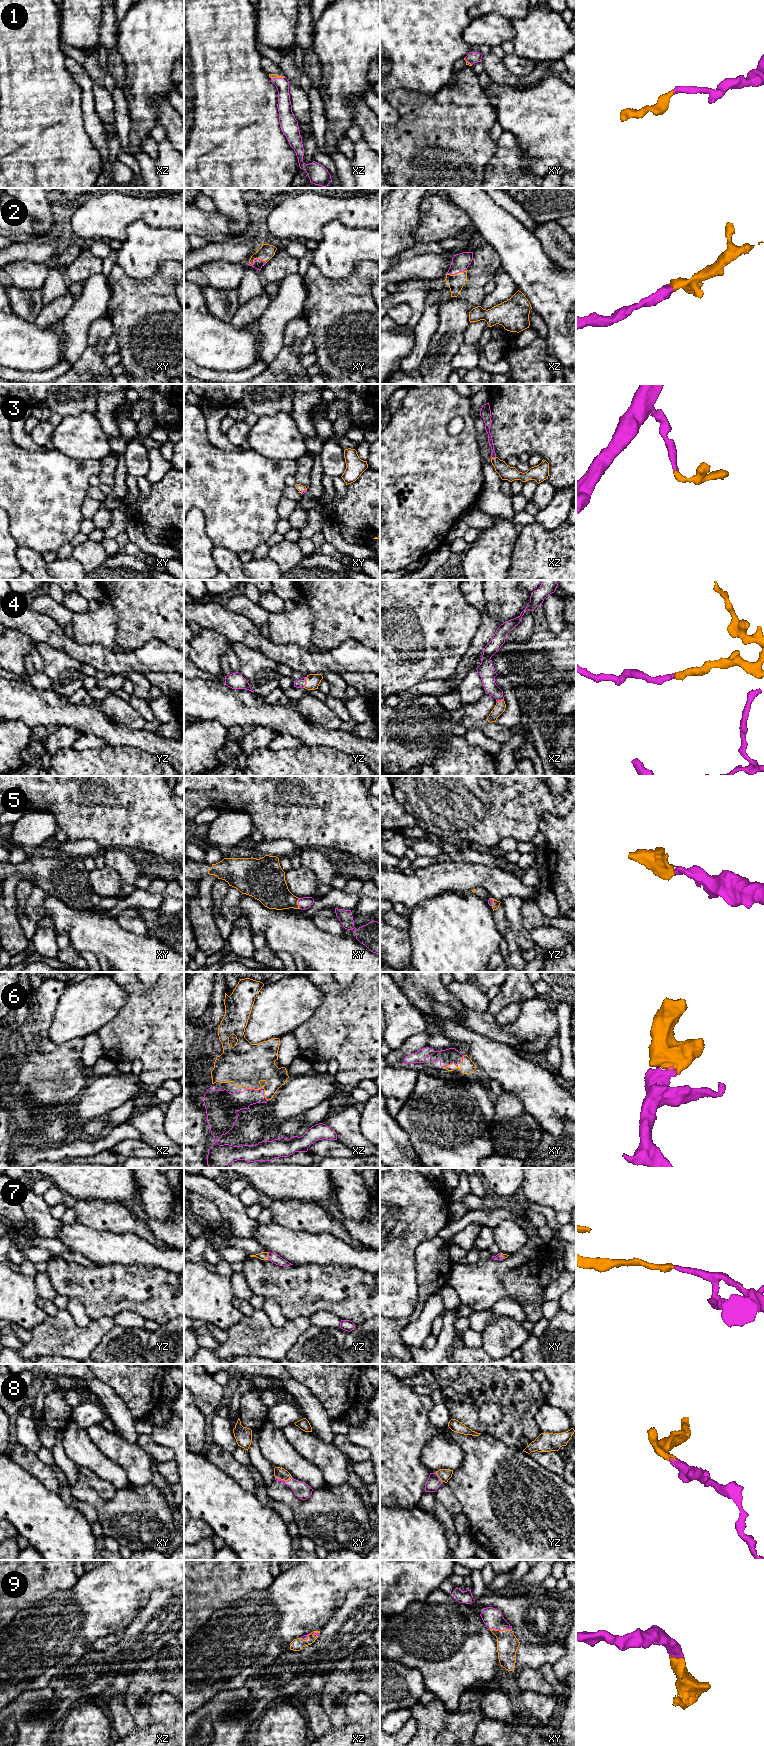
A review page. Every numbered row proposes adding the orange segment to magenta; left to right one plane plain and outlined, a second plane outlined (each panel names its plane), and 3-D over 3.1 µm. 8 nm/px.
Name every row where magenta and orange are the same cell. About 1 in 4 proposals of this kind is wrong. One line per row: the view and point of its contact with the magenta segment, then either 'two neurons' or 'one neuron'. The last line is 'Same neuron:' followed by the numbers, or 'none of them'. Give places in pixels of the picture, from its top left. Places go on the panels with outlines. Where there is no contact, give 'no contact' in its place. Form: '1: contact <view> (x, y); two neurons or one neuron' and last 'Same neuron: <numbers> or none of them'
1: contact xz (277, 78); one neuron
2: contact xy (257, 259); one neuron
3: contact xz (493, 457); one neuron
4: contact yz (305, 682); one neuron
5: contact xy (298, 903); one neuron
6: contact xz (253, 1089); one neuron
7: contact yz (268, 1256); one neuron
8: contact xy (283, 1480); one neuron
9: contact xy (501, 1630); one neuron
Same neuron: 1, 2, 3, 4, 5, 6, 7, 8, 9

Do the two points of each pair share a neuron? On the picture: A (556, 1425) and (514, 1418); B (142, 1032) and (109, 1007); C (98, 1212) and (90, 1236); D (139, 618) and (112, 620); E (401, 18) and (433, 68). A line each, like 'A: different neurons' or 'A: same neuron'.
A: different neurons
B: different neurons
C: different neurons
D: different neurons
E: same neuron

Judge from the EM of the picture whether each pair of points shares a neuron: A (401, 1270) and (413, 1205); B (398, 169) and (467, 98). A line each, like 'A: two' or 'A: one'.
A: one
B: one

